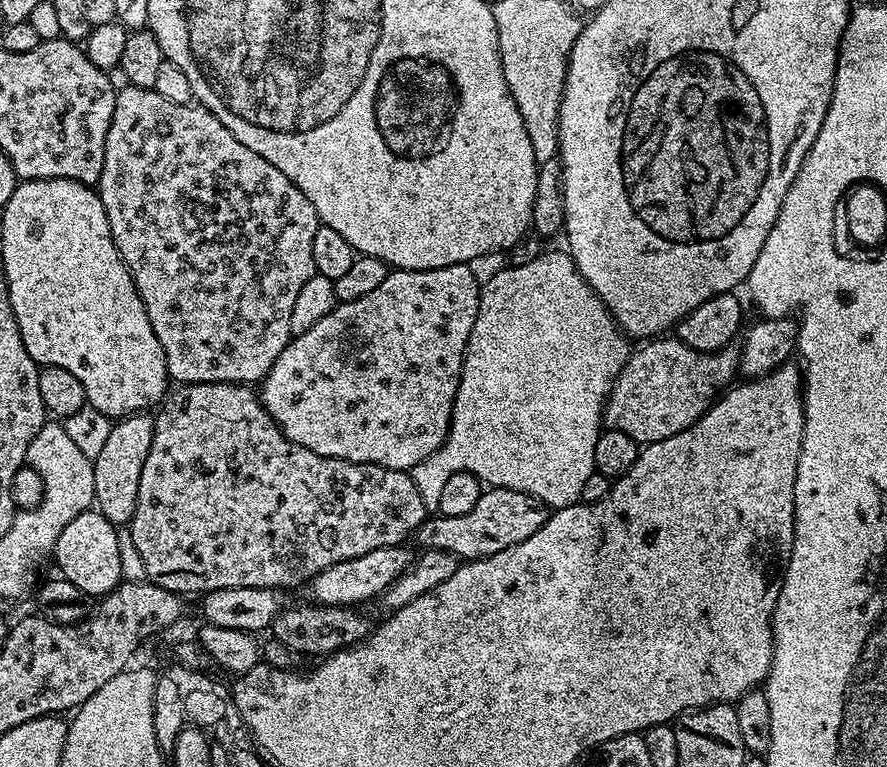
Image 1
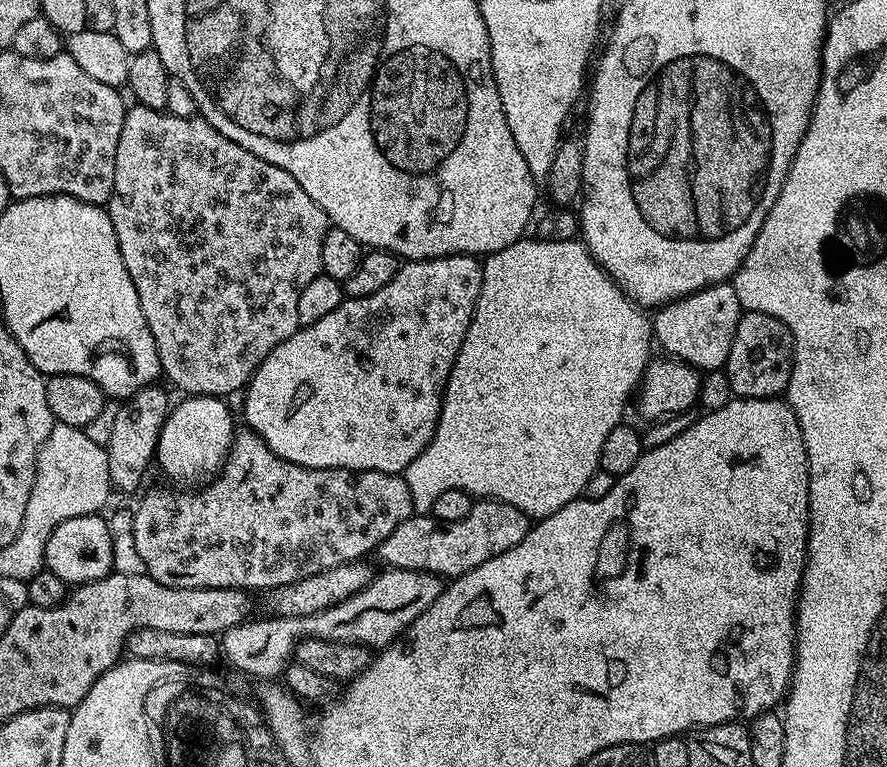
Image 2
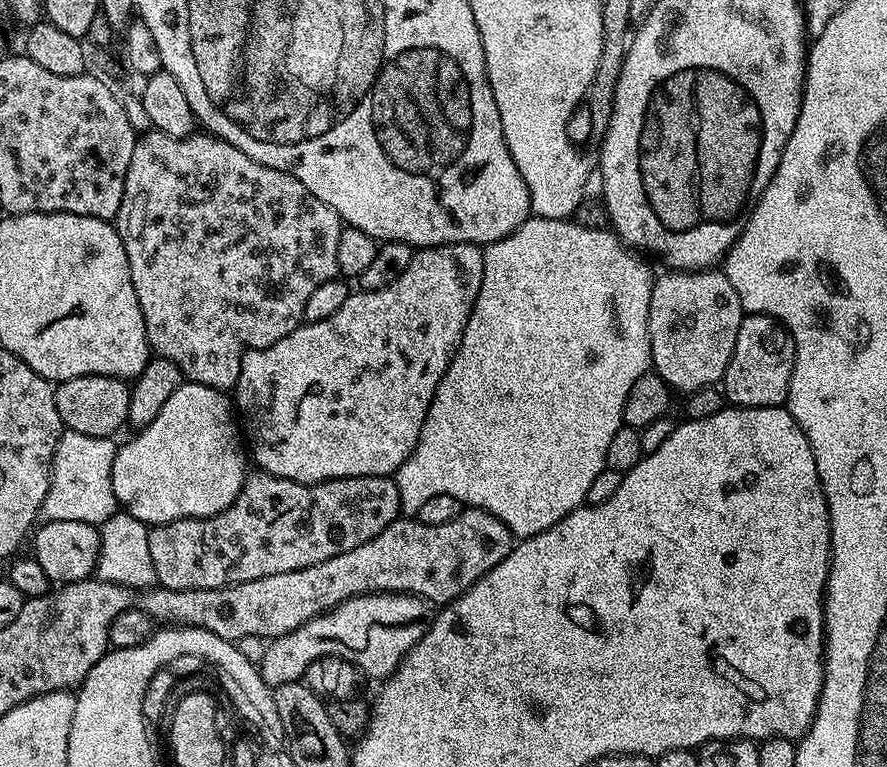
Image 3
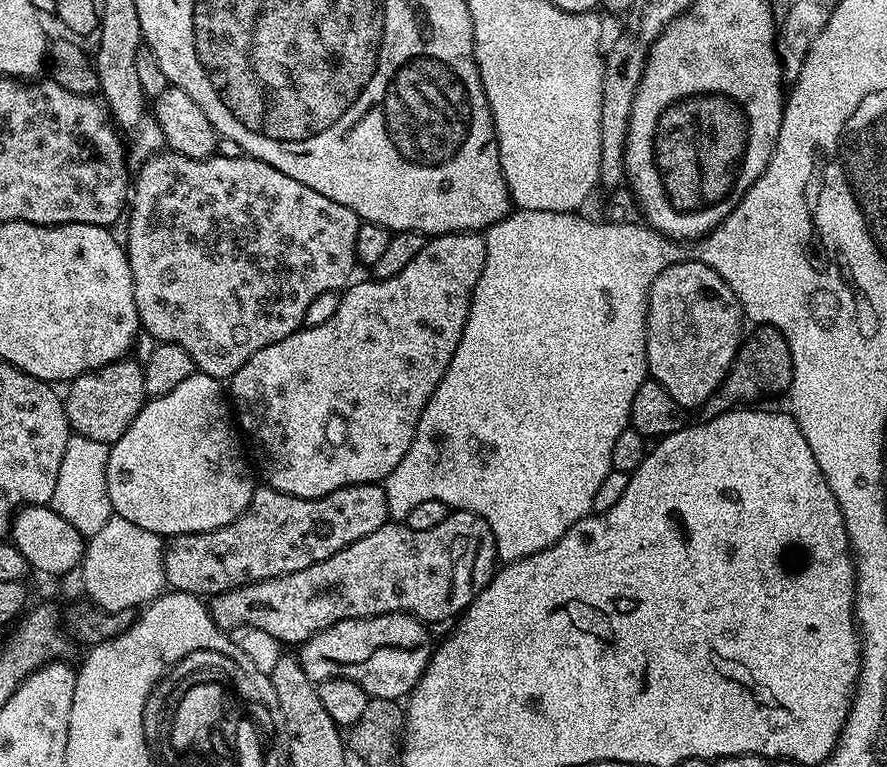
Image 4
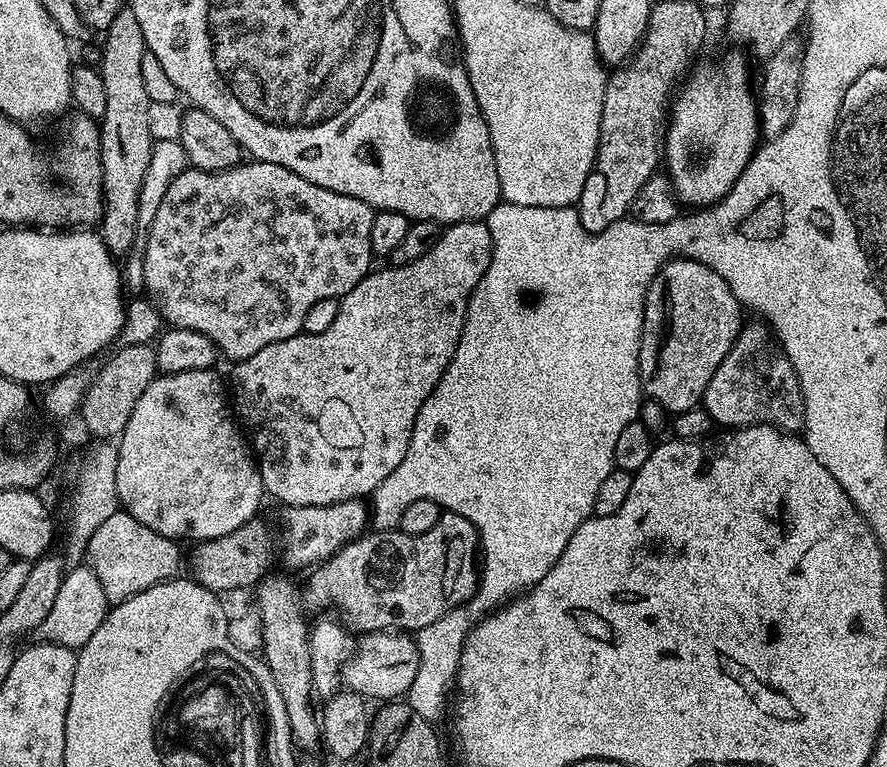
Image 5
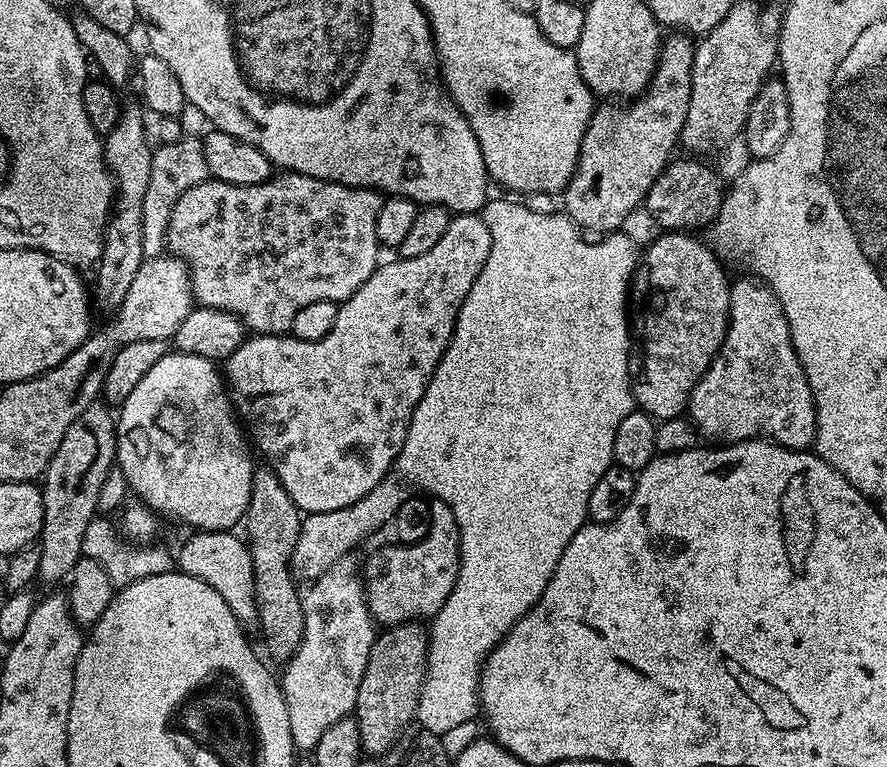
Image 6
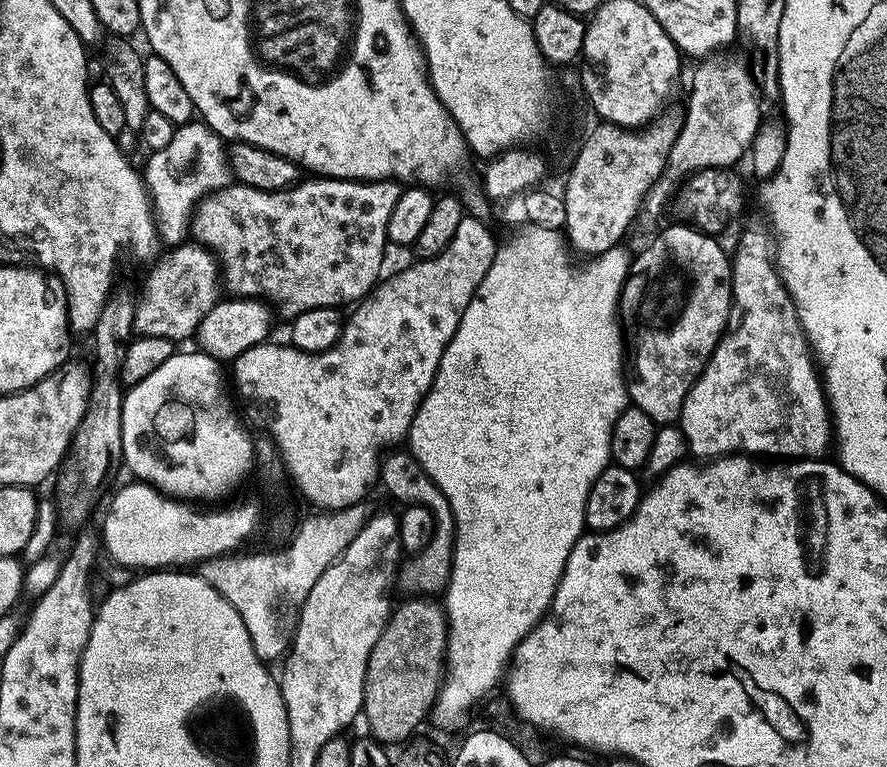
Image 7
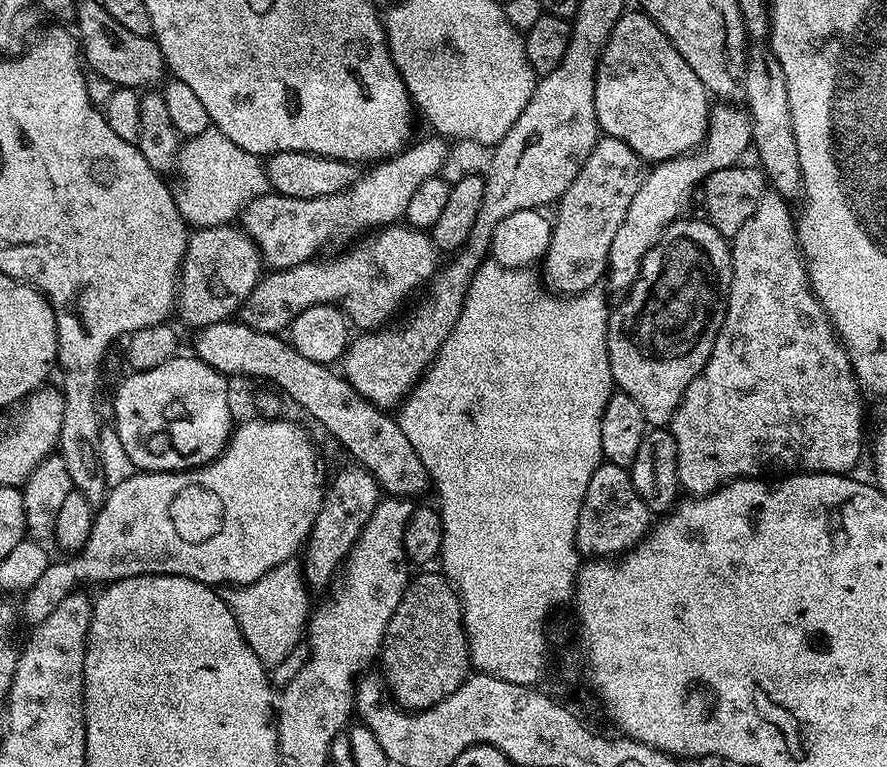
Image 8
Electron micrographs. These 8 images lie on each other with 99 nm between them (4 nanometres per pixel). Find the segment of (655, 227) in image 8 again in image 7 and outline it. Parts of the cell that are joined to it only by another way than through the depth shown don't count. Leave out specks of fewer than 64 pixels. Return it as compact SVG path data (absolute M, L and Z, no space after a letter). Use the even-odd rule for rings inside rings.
M708 58L696 68L696 73L692 76L692 89L688 92L688 109L682 115L680 133L670 146L670 154L666 158L666 166L660 177L652 183L651 190L644 197L642 208L646 213L656 216L664 207L669 207L678 185L693 176L695 172L701 172L707 168L732 168L745 155L749 155L754 134L760 129L762 117L760 117L760 104L762 97L760 89L756 87L754 78L747 70L743 63L736 60L716 60L720 58Z

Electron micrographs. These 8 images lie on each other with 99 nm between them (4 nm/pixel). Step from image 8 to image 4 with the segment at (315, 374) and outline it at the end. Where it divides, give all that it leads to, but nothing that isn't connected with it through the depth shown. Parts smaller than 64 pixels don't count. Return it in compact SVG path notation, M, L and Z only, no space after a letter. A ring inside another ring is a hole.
M452 510L449 511L448 517L441 524L434 526L431 530L410 530L407 523L389 522L378 530L374 530L374 534L366 534L366 538L362 538L358 546L355 544L346 546L342 550L338 550L338 554L330 554L330 558L326 558L322 562L314 562L314 566L306 566L306 570L298 570L285 576L275 576L269 580L255 580L252 584L244 584L240 588L235 588L229 592L219 592L218 595L211 597L210 611L214 622L219 628L225 630L233 630L232 628L257 628L258 631L265 632L266 635L273 636L274 639L281 640L284 644L299 646L304 641L309 640L314 634L318 634L338 622L349 620L350 618L366 618L367 616L381 616L391 612L406 612L417 616L419 620L425 622L448 619L451 621L453 618L459 617L460 613L470 606L470 602L474 602L476 595L492 581L497 568L496 543L488 523L473 512Z

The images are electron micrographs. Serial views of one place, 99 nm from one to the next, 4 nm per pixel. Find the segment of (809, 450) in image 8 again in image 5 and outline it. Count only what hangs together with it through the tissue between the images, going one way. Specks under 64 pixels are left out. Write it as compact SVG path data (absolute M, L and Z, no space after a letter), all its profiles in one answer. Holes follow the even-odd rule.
M752 318L741 327L730 354L722 358L722 366L714 370L714 378L706 386L702 407L710 414L713 425L728 430L747 428L750 424L770 424L793 434L803 429L804 399L798 374L767 323Z

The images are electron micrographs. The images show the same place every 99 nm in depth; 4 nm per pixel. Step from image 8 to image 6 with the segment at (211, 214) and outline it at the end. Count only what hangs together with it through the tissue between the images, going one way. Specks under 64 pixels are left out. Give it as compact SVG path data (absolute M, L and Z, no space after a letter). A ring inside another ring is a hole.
M183 136L180 139L157 147L153 151L150 170L150 185L143 198L143 250L145 260L165 255L170 214L178 197L192 185L209 177L203 141L197 137Z

